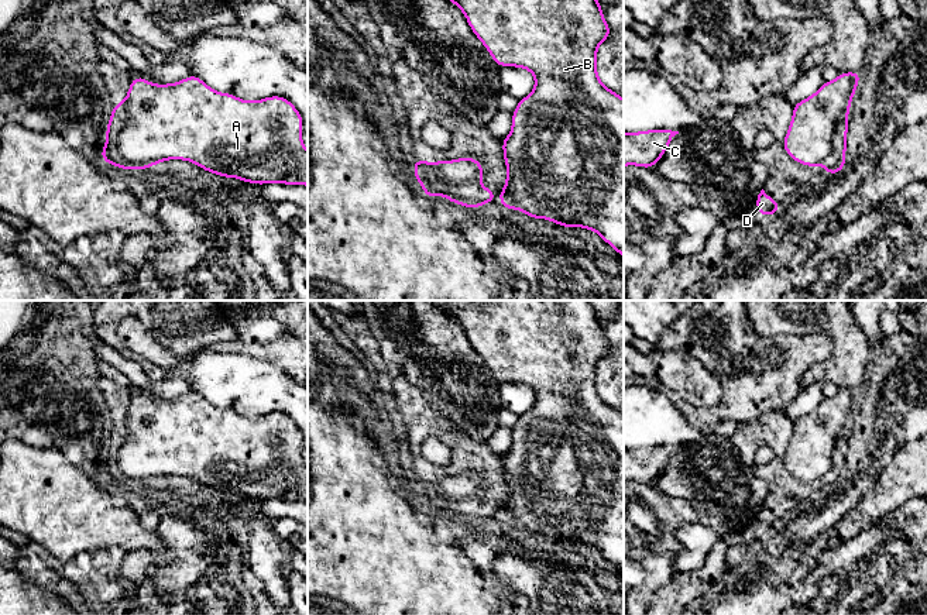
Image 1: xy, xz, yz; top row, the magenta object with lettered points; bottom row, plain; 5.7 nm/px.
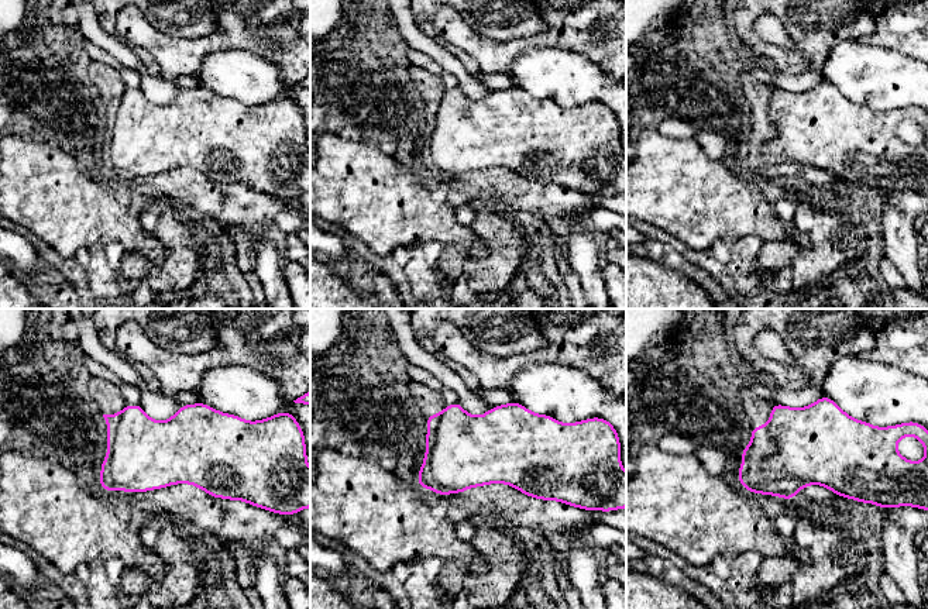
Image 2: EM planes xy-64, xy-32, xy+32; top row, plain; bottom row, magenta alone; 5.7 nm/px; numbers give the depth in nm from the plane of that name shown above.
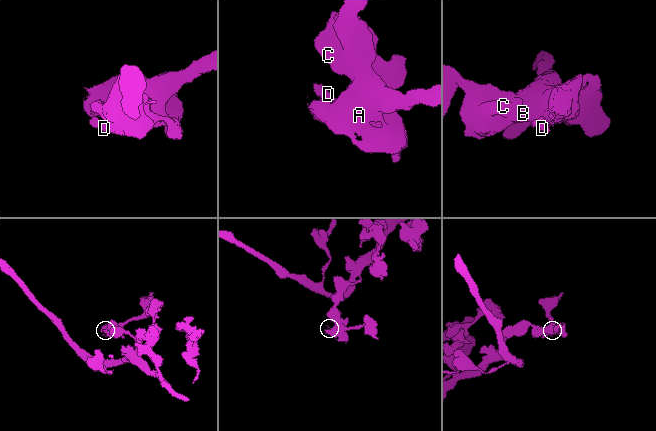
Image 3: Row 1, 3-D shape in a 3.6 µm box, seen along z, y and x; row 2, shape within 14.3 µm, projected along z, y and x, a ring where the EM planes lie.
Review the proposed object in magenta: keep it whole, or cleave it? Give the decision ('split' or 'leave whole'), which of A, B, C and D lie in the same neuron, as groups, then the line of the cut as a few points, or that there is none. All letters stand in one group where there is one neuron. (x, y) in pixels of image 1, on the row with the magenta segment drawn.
split; groups A B C / D; cut xy (126, 100), (126, 120), (112, 144), (122, 168)

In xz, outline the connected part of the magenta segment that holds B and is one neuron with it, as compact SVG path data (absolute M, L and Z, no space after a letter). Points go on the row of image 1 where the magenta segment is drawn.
M598 0L449 1L464 13L470 28L498 66L516 66L535 75L533 92L518 102L511 133L502 138L508 172L501 206L566 229L594 230L624 258L624 99L604 86L597 75L597 48L611 37Z

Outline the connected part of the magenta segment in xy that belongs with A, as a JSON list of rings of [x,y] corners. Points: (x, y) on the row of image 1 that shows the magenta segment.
[[[190,75],[171,85],[131,79],[126,121],[113,144],[121,168],[140,171],[151,159],[185,159],[202,169],[243,182],[308,186],[308,150],[302,142],[303,118],[282,96],[247,102],[219,93]]]

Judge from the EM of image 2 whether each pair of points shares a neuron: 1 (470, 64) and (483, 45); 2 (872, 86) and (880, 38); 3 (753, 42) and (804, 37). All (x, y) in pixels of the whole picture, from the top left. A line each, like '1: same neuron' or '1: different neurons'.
1: different neurons
2: different neurons
3: same neuron

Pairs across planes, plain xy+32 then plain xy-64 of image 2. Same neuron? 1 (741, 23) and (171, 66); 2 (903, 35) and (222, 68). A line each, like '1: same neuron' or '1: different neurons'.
1: different neurons
2: different neurons

